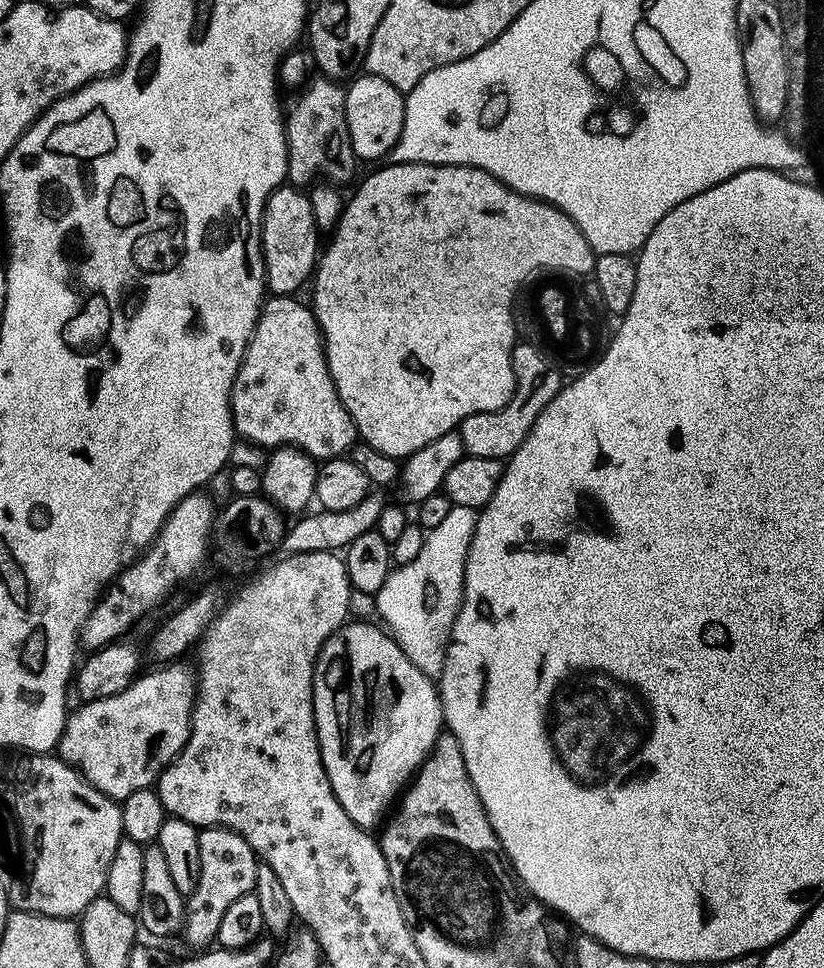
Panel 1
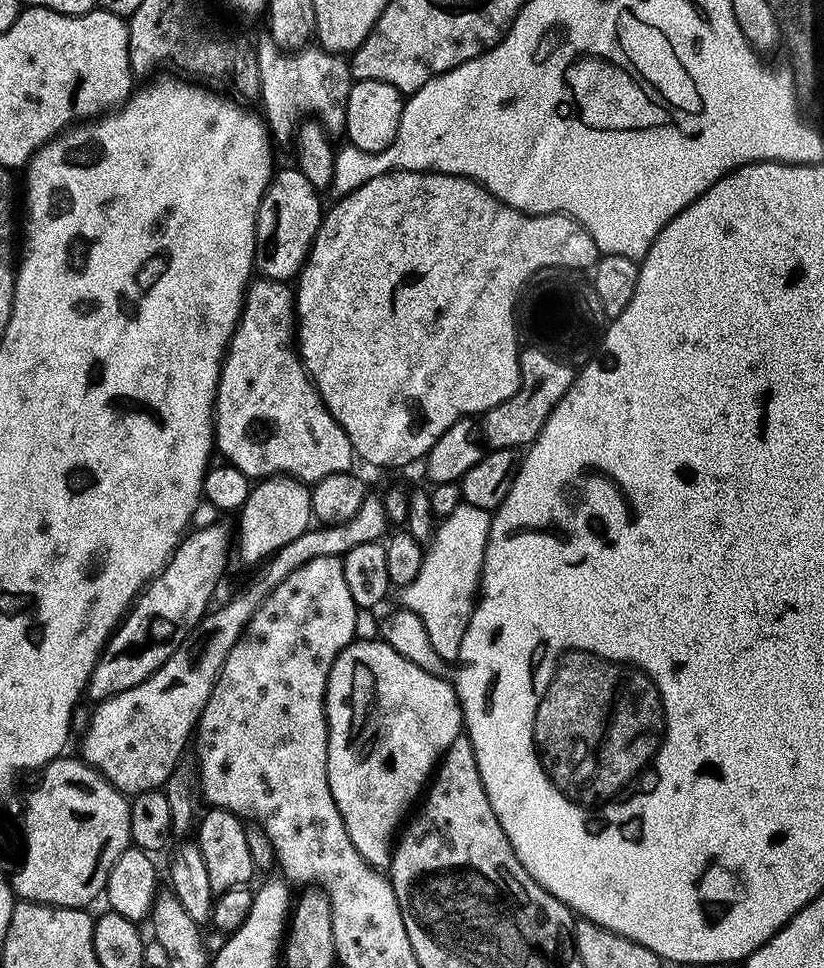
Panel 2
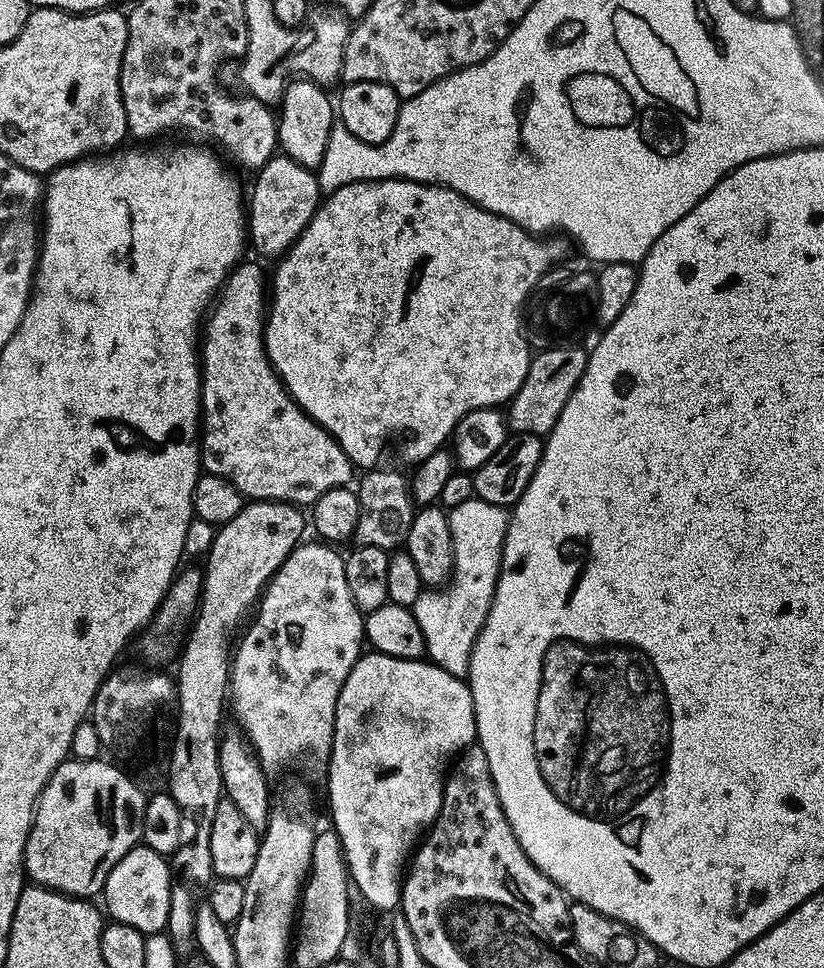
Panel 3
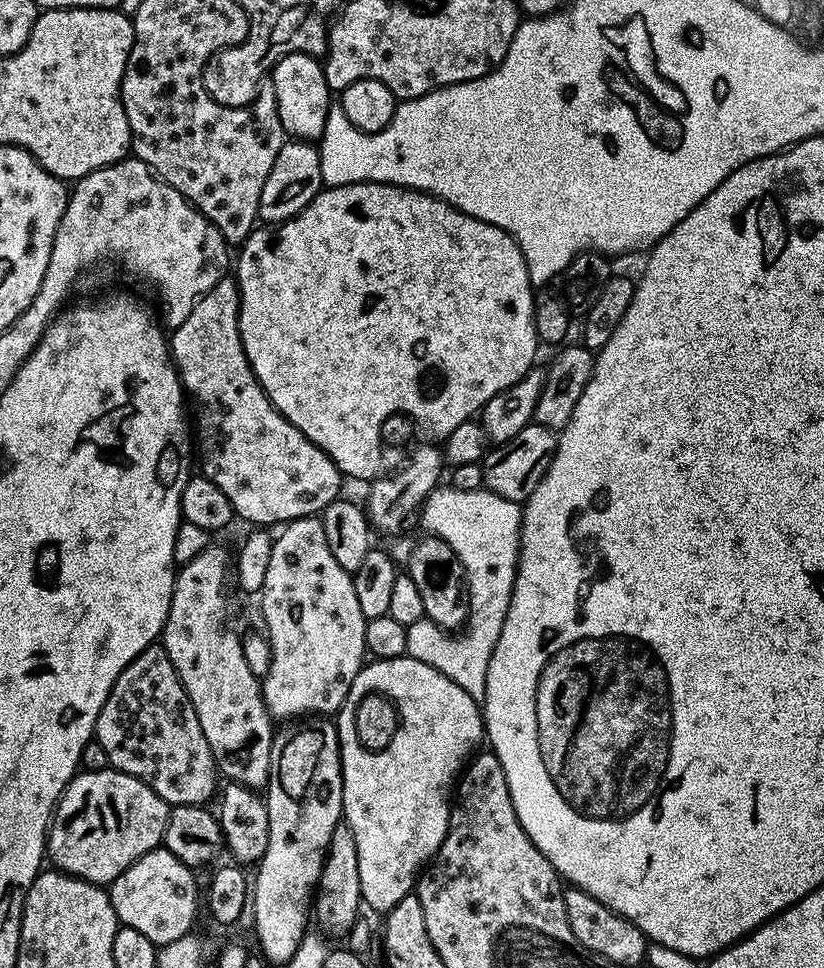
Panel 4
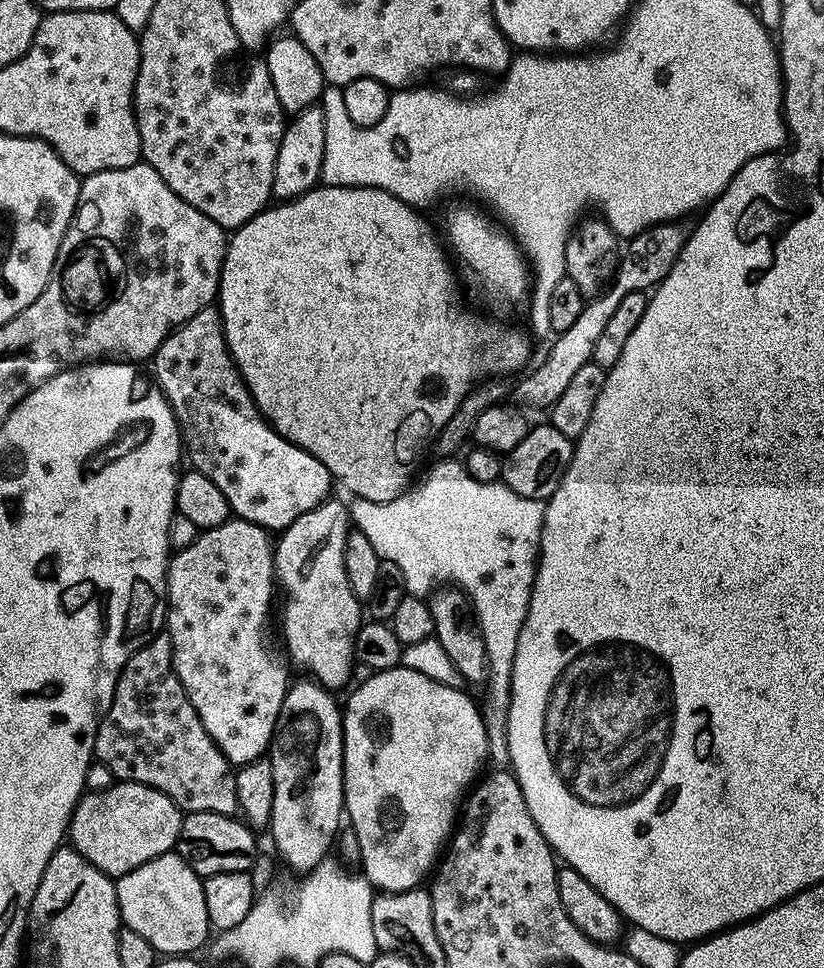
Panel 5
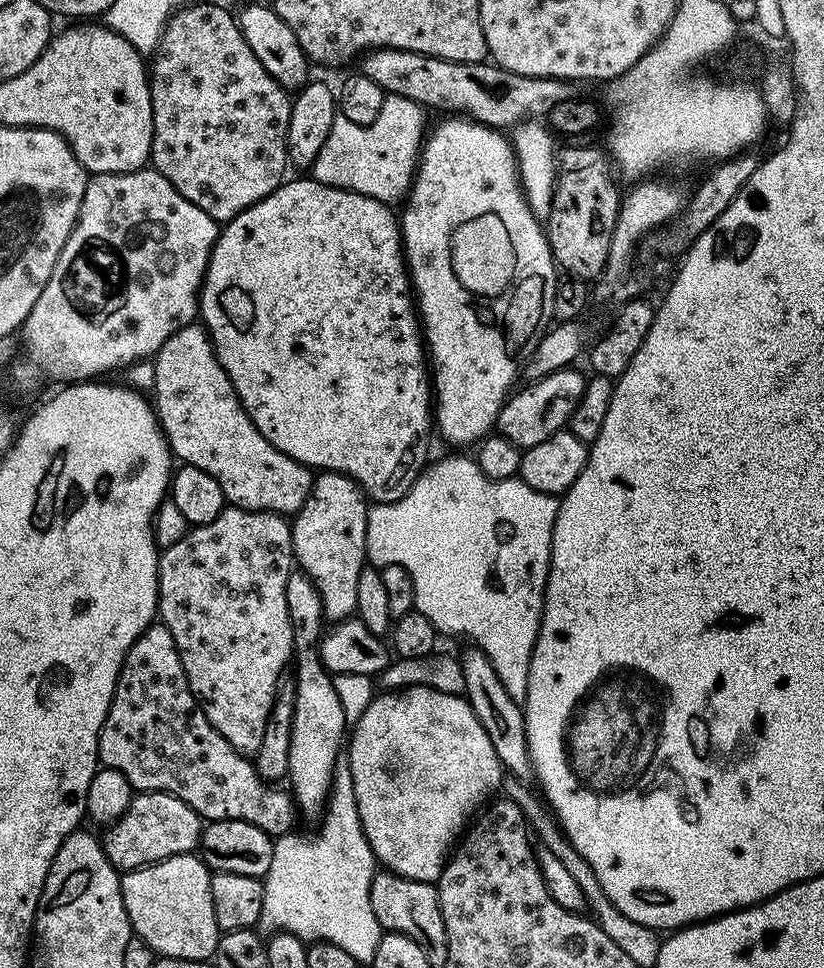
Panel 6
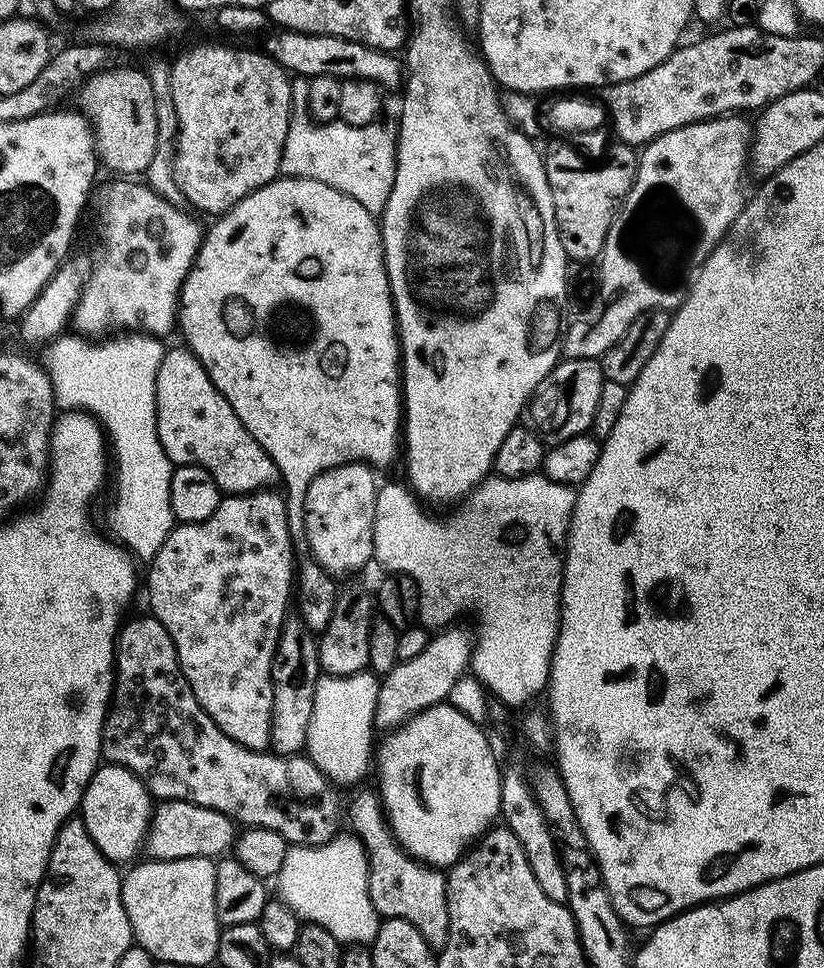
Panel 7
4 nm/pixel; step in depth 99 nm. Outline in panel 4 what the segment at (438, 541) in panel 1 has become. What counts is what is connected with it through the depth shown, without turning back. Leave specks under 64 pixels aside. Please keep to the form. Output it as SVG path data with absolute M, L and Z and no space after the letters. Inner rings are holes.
M440 486L428 496L422 509L422 524L423 520L423 531L444 539L462 562L468 593L468 618L462 634L449 634L427 618L414 622L407 627L407 655L418 662L426 662L426 666L434 666L434 670L446 674L450 682L458 682L470 698L480 702L486 690L490 656L494 654L494 646L498 646L506 610L510 610L516 563L520 561L522 508L487 490L471 492Z

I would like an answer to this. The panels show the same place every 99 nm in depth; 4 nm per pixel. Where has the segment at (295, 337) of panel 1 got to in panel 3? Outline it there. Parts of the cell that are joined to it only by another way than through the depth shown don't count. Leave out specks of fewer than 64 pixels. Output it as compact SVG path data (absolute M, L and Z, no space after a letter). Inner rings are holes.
M241 262L228 273L222 287L218 292L218 299L207 317L202 328L202 343L198 348L198 359L200 362L200 411L202 413L202 443L200 445L200 463L203 471L209 476L221 476L239 490L241 496L249 501L253 500L277 500L283 504L295 504L297 506L311 506L315 504L326 490L342 488L353 483L352 472L354 466L346 458L342 446L333 438L327 430L314 418L310 418L294 402L294 398L284 389L284 384L279 376L272 371L272 364L264 353L264 322L266 319L266 274L256 264Z

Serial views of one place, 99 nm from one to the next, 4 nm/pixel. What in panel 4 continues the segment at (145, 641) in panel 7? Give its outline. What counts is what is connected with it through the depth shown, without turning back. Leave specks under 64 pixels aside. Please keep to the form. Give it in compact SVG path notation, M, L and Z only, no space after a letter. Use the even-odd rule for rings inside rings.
M157 642L142 650L118 674L106 702L96 719L95 743L100 743L109 765L122 774L130 774L138 778L158 798L165 800L170 806L178 804L207 805L208 799L218 792L218 769L214 762L214 754L202 734L202 726L198 726L198 714L194 714L194 706L166 654L163 643Z

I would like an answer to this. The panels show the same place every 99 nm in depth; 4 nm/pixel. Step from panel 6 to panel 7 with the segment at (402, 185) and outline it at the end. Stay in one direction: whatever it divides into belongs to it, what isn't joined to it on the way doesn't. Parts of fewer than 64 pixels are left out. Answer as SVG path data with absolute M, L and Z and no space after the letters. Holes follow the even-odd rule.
M297 111L288 127L280 171L284 176L301 176L326 182L326 186L334 186L334 190L350 194L354 202L362 202L366 210L379 214L384 211L386 198L390 196L390 186L394 186L396 169L397 125L384 123L359 128L343 124L337 118L330 124L317 124L307 111Z

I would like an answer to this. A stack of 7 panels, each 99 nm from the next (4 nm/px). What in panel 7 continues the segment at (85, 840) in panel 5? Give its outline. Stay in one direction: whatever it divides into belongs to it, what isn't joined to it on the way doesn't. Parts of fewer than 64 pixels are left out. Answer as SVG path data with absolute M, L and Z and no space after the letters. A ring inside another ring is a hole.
M162 800L155 805L146 825L147 855L154 860L177 860L206 856L220 858L233 847L238 828L227 816L206 806L194 806L181 800Z

